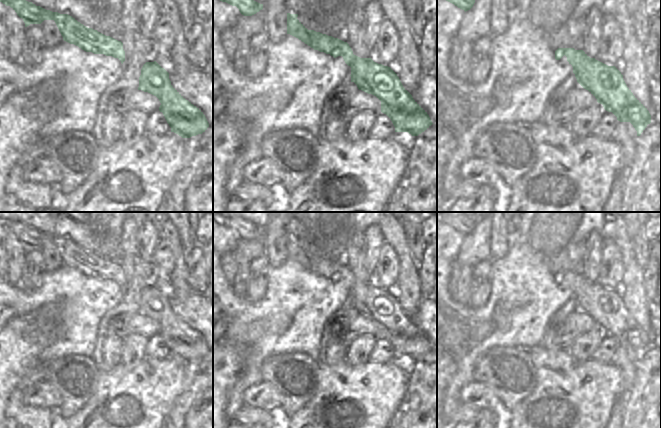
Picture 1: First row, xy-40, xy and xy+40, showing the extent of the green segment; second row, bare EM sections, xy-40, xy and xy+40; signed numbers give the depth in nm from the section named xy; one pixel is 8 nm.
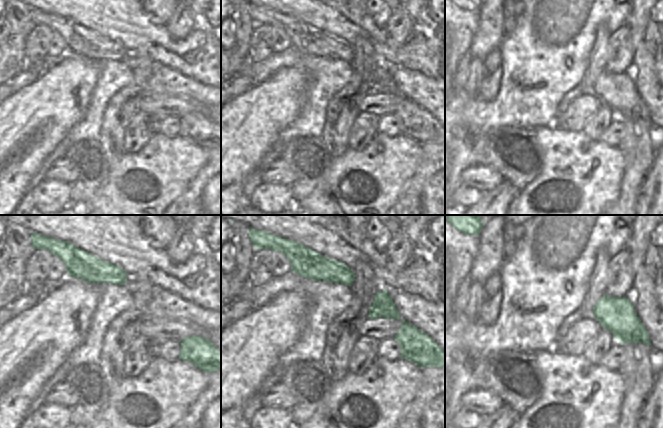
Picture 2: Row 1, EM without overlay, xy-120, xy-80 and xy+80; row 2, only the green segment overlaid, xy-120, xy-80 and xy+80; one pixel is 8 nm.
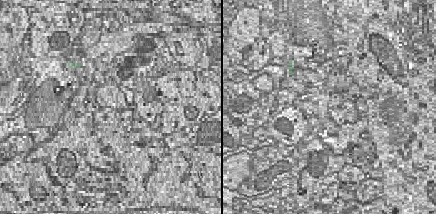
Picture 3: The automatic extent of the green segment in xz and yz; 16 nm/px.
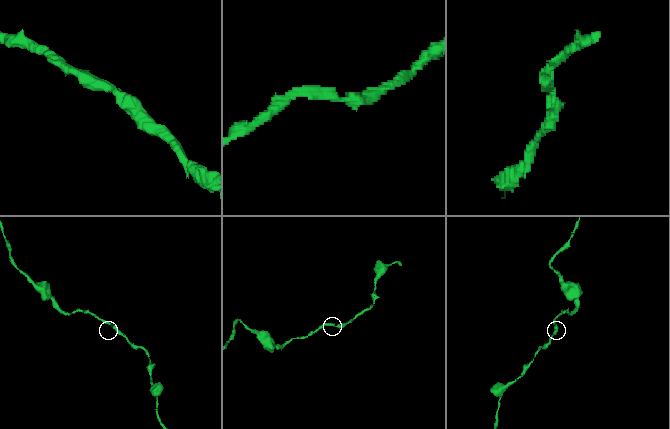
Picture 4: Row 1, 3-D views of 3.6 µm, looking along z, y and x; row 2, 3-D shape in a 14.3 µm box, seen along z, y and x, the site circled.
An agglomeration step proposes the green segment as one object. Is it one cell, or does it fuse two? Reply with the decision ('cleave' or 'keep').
keep

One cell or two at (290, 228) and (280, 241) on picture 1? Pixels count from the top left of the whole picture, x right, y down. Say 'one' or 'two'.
two

